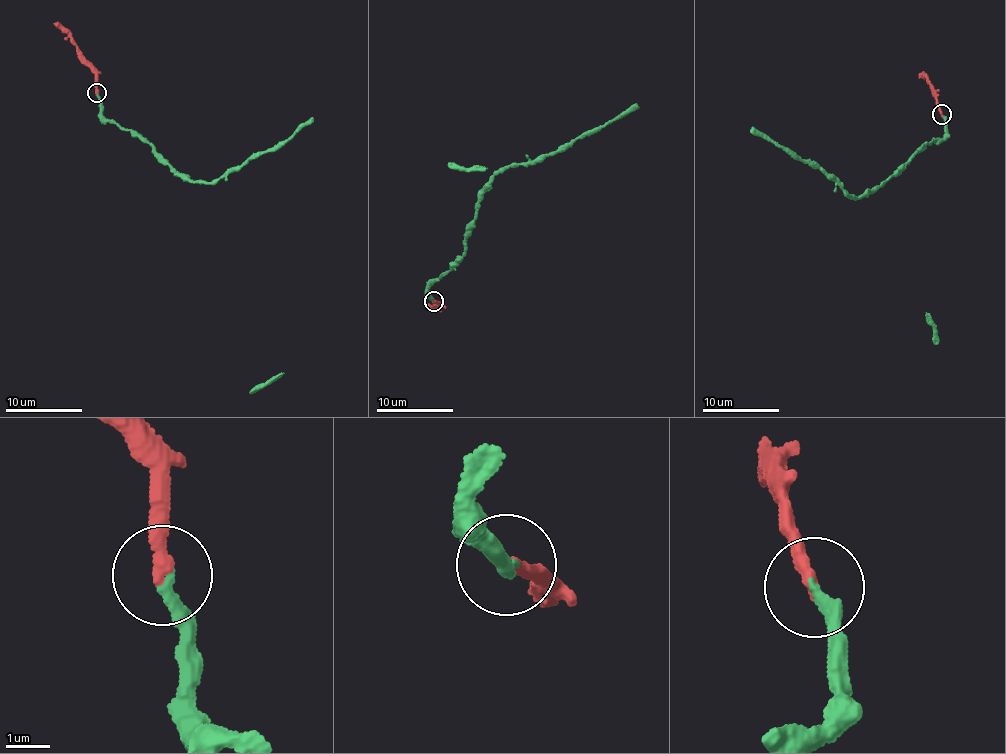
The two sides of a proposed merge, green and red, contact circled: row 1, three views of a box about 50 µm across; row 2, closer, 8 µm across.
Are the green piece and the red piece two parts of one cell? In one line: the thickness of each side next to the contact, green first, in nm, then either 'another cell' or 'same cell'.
calibres 260 and 320 nm; same cell

